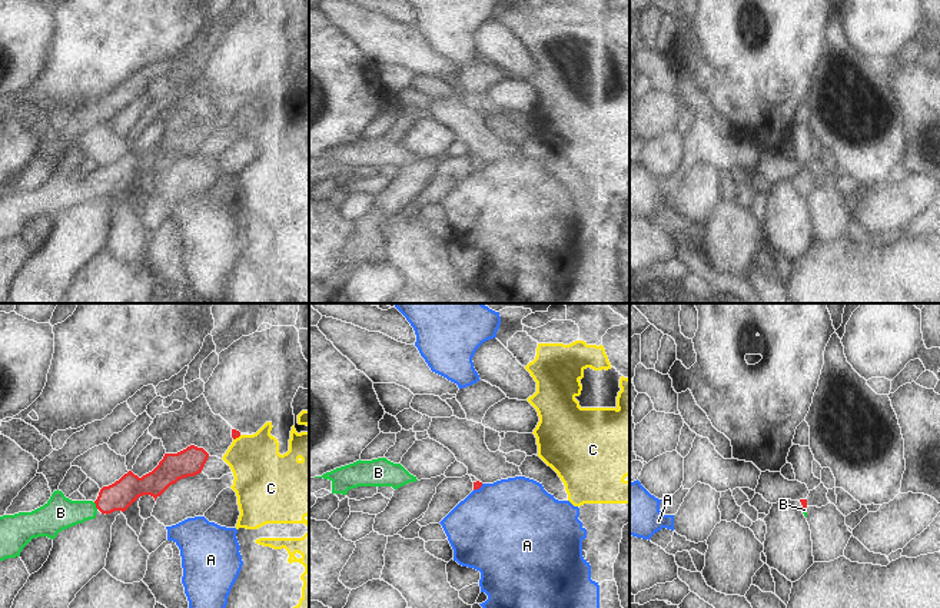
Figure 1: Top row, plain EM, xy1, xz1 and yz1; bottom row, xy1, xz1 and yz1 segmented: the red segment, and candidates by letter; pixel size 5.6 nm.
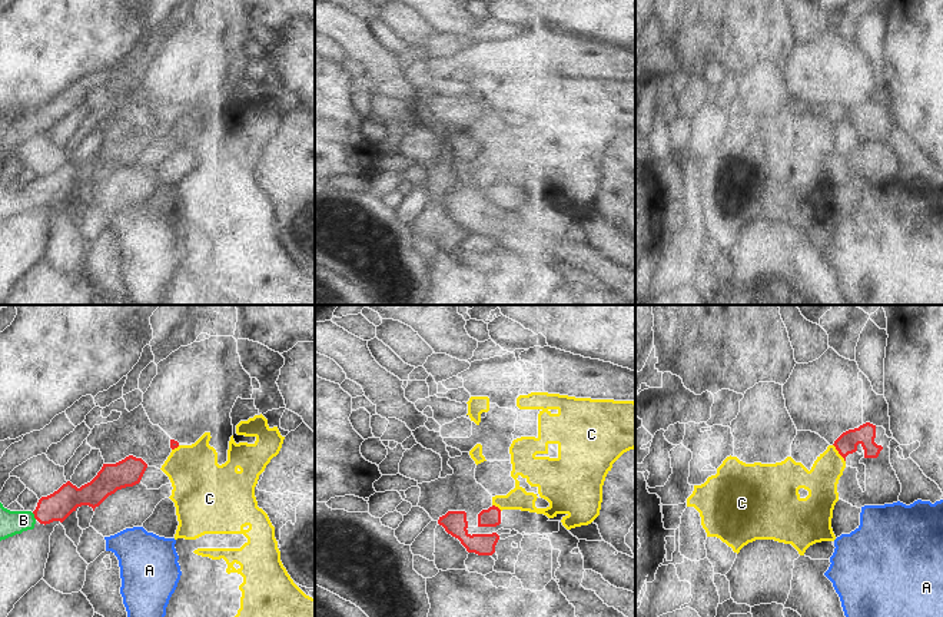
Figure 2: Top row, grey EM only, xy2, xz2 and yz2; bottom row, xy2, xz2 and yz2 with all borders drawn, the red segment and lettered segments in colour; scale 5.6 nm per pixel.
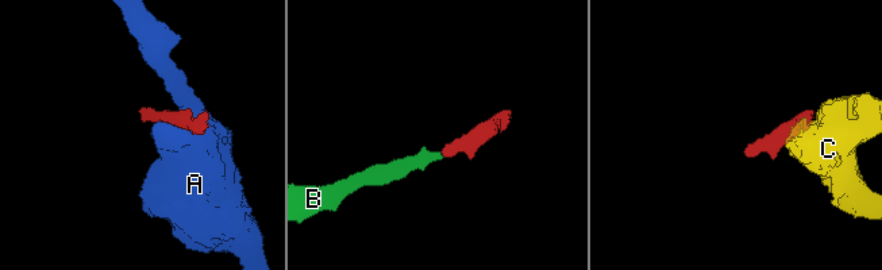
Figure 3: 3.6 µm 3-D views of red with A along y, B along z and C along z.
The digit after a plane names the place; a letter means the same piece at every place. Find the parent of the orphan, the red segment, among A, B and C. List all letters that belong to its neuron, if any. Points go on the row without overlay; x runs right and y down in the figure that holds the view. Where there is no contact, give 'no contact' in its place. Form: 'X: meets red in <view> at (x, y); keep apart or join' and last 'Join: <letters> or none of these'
A: meets red in xz1 at (478, 168); keep apart
B: meets red in xy1 at (96, 185); join
C: meets red in yz2 at (839, 132); keep apart
Join: B

